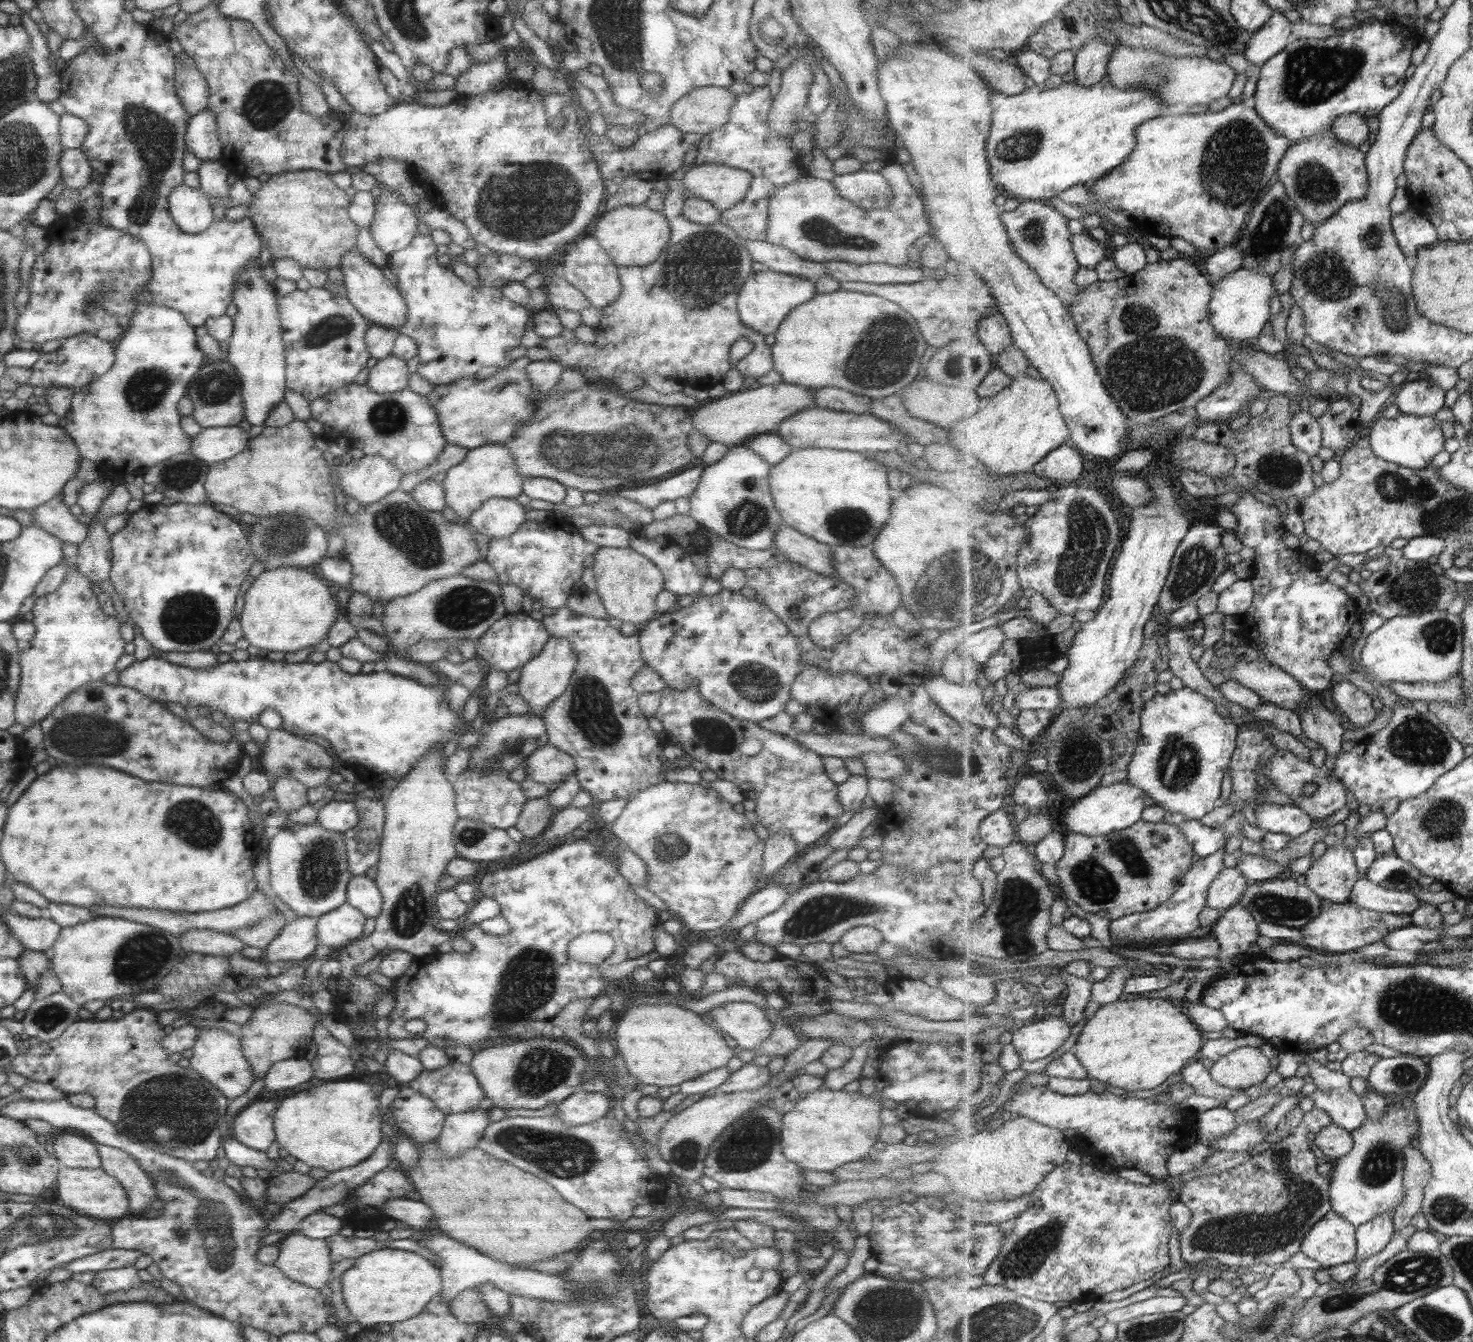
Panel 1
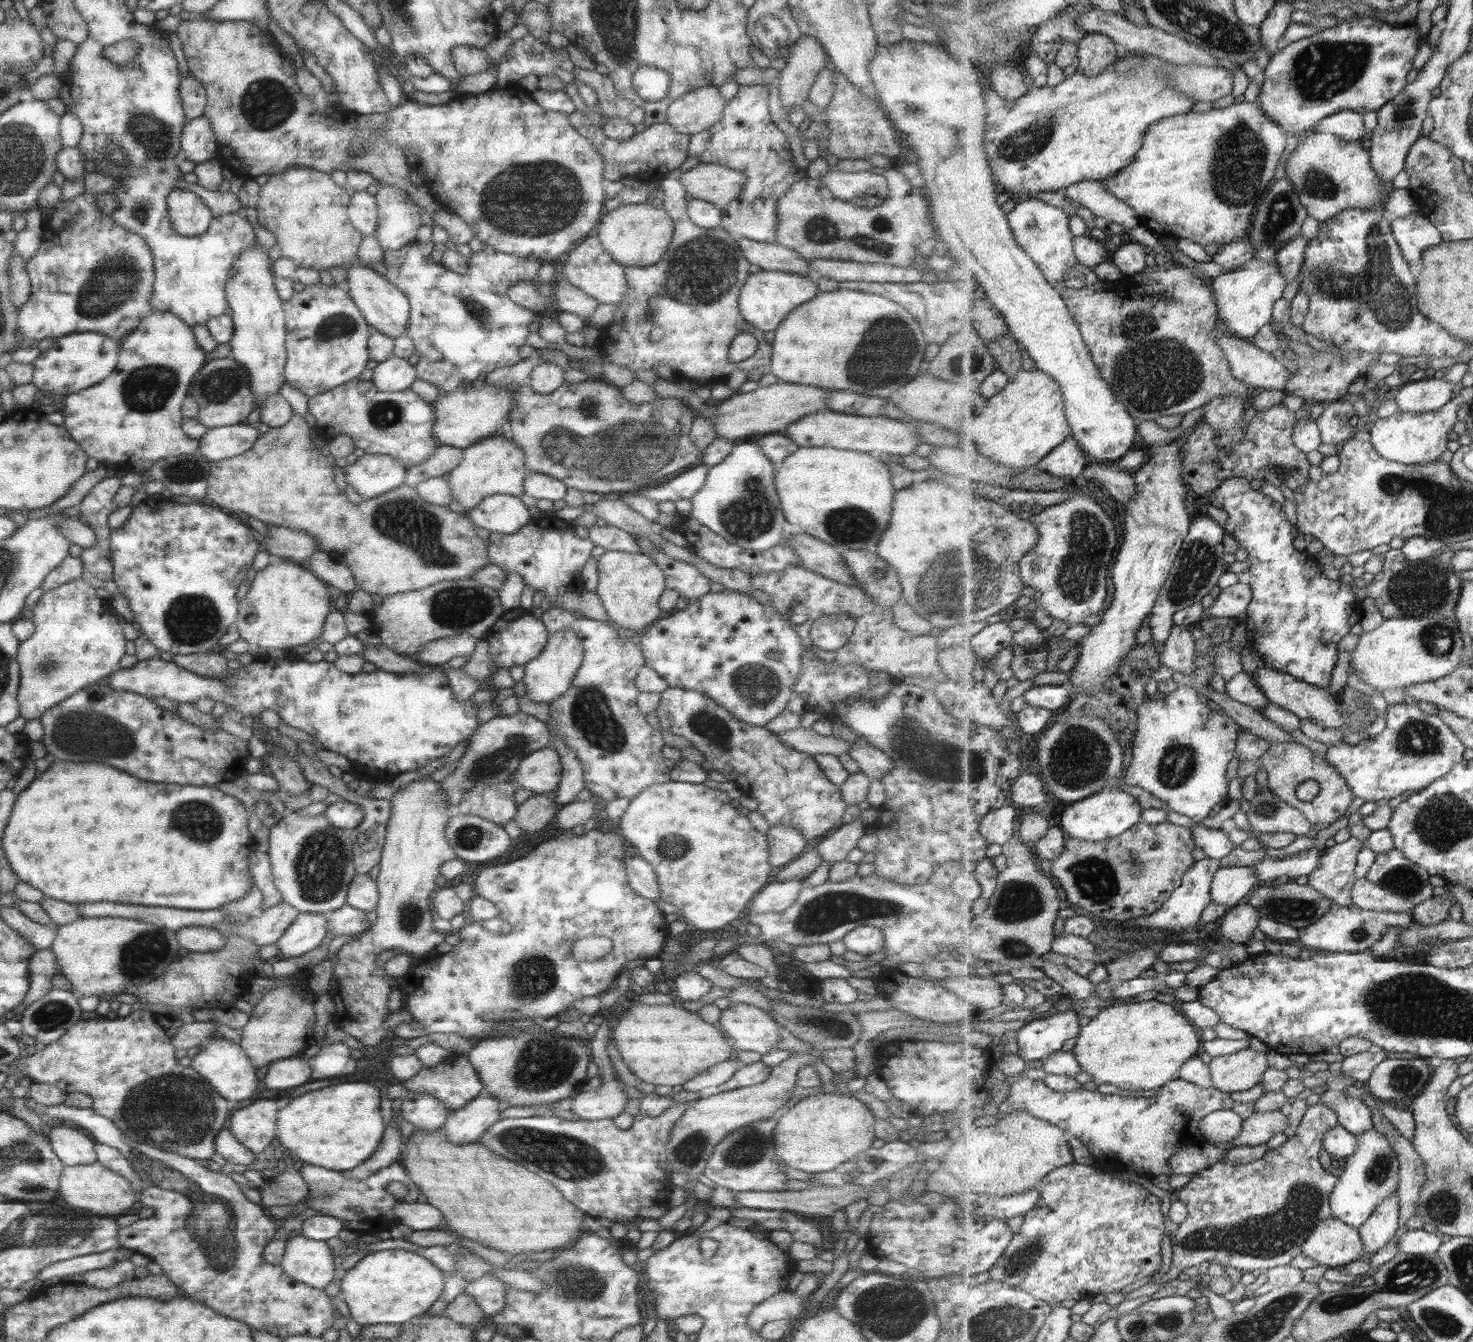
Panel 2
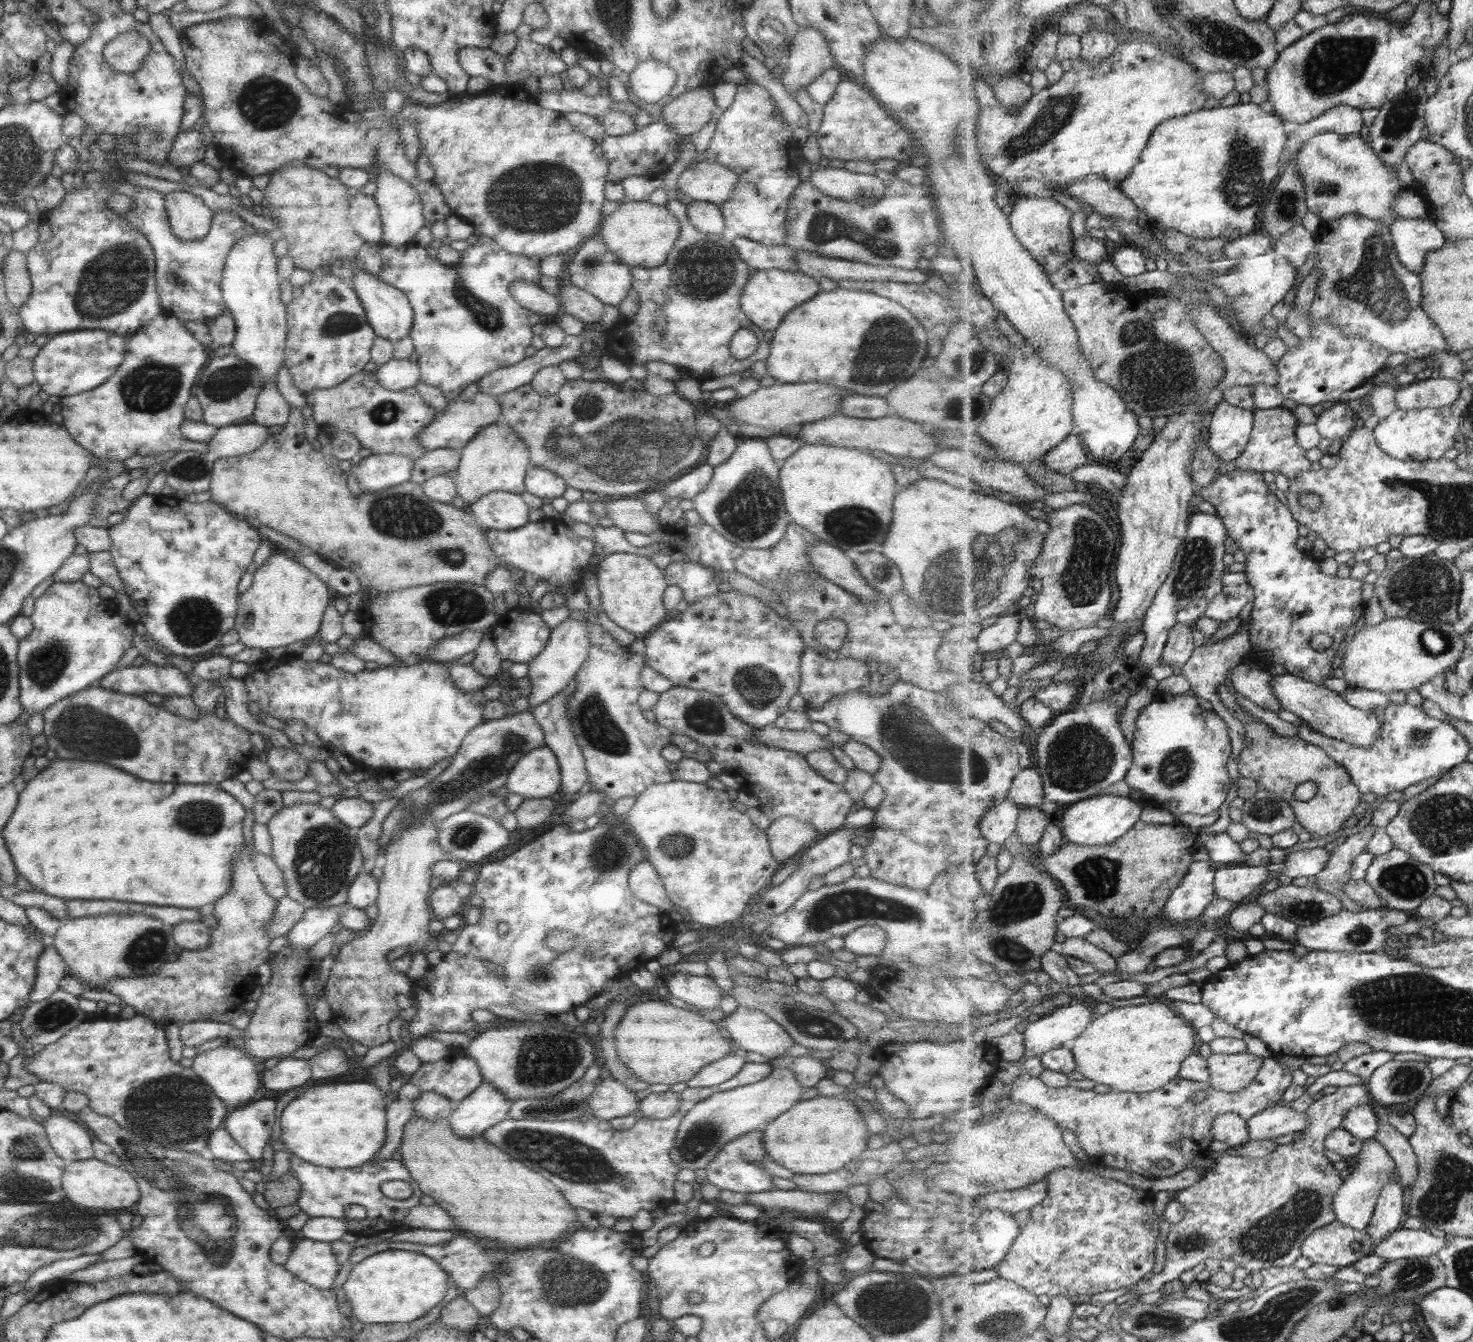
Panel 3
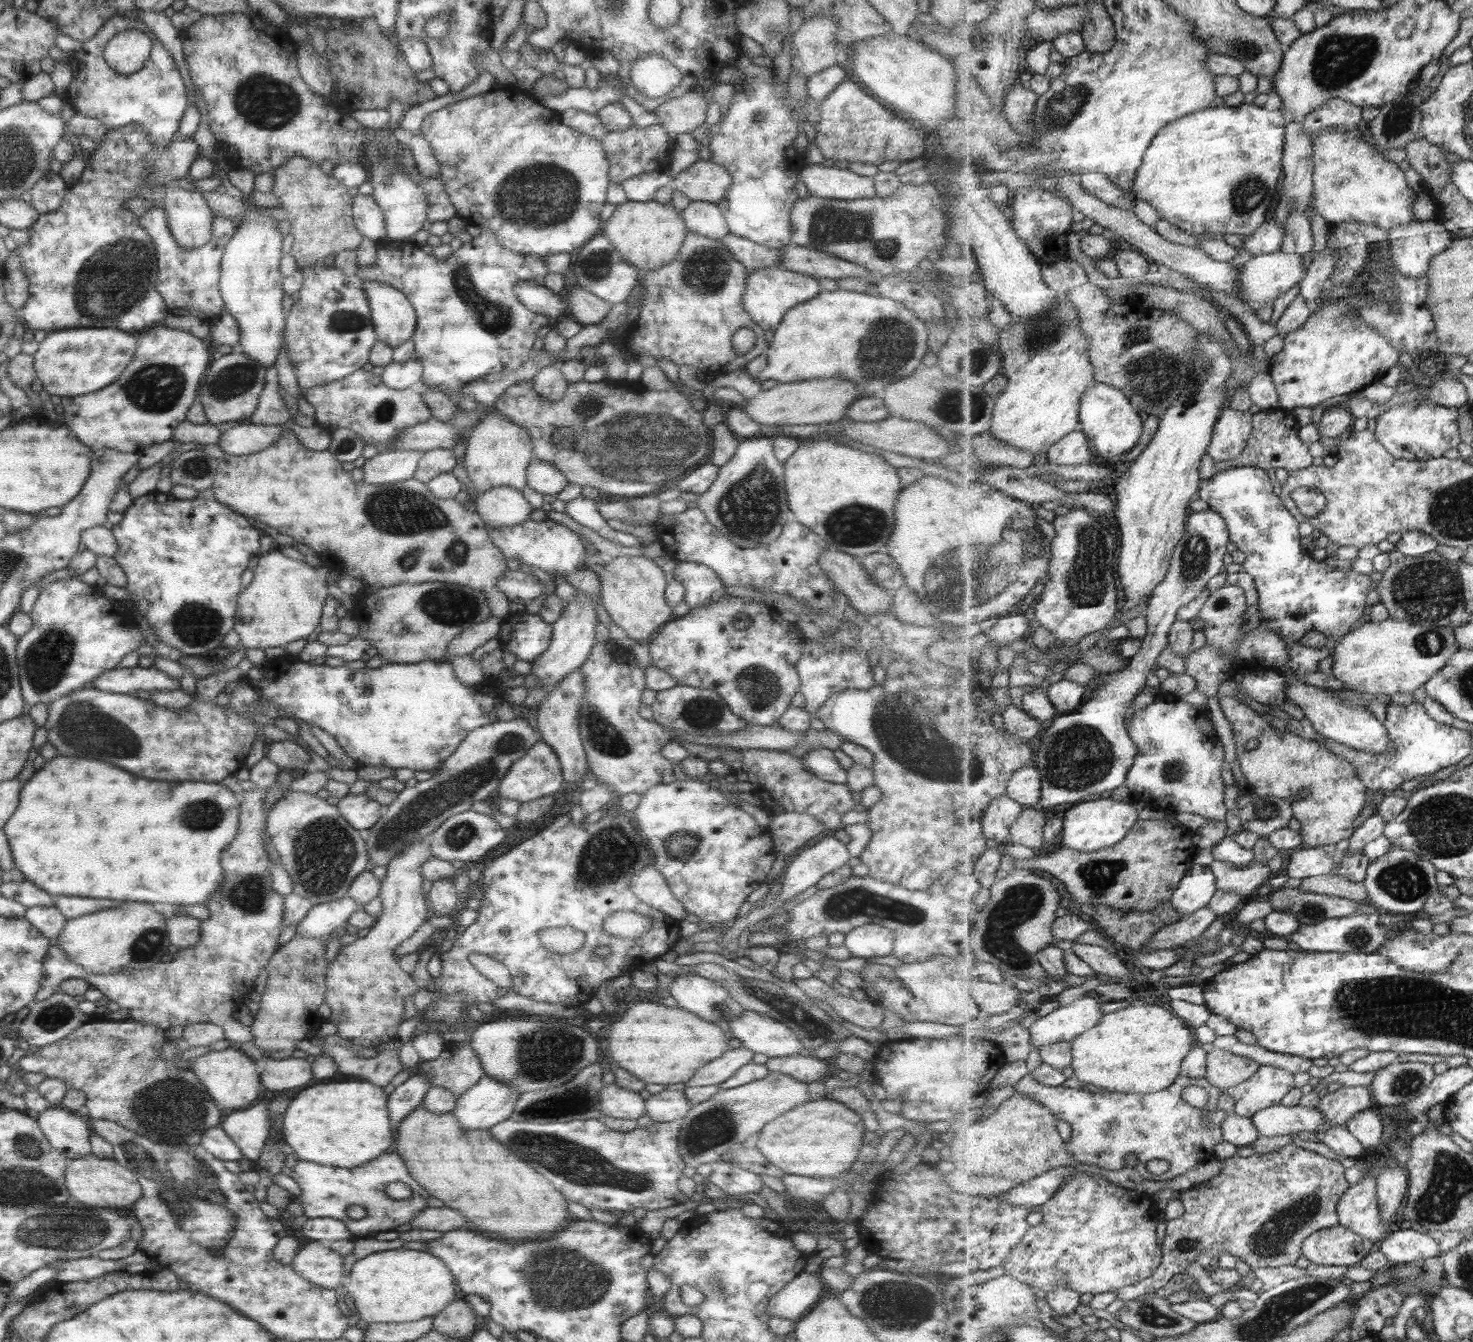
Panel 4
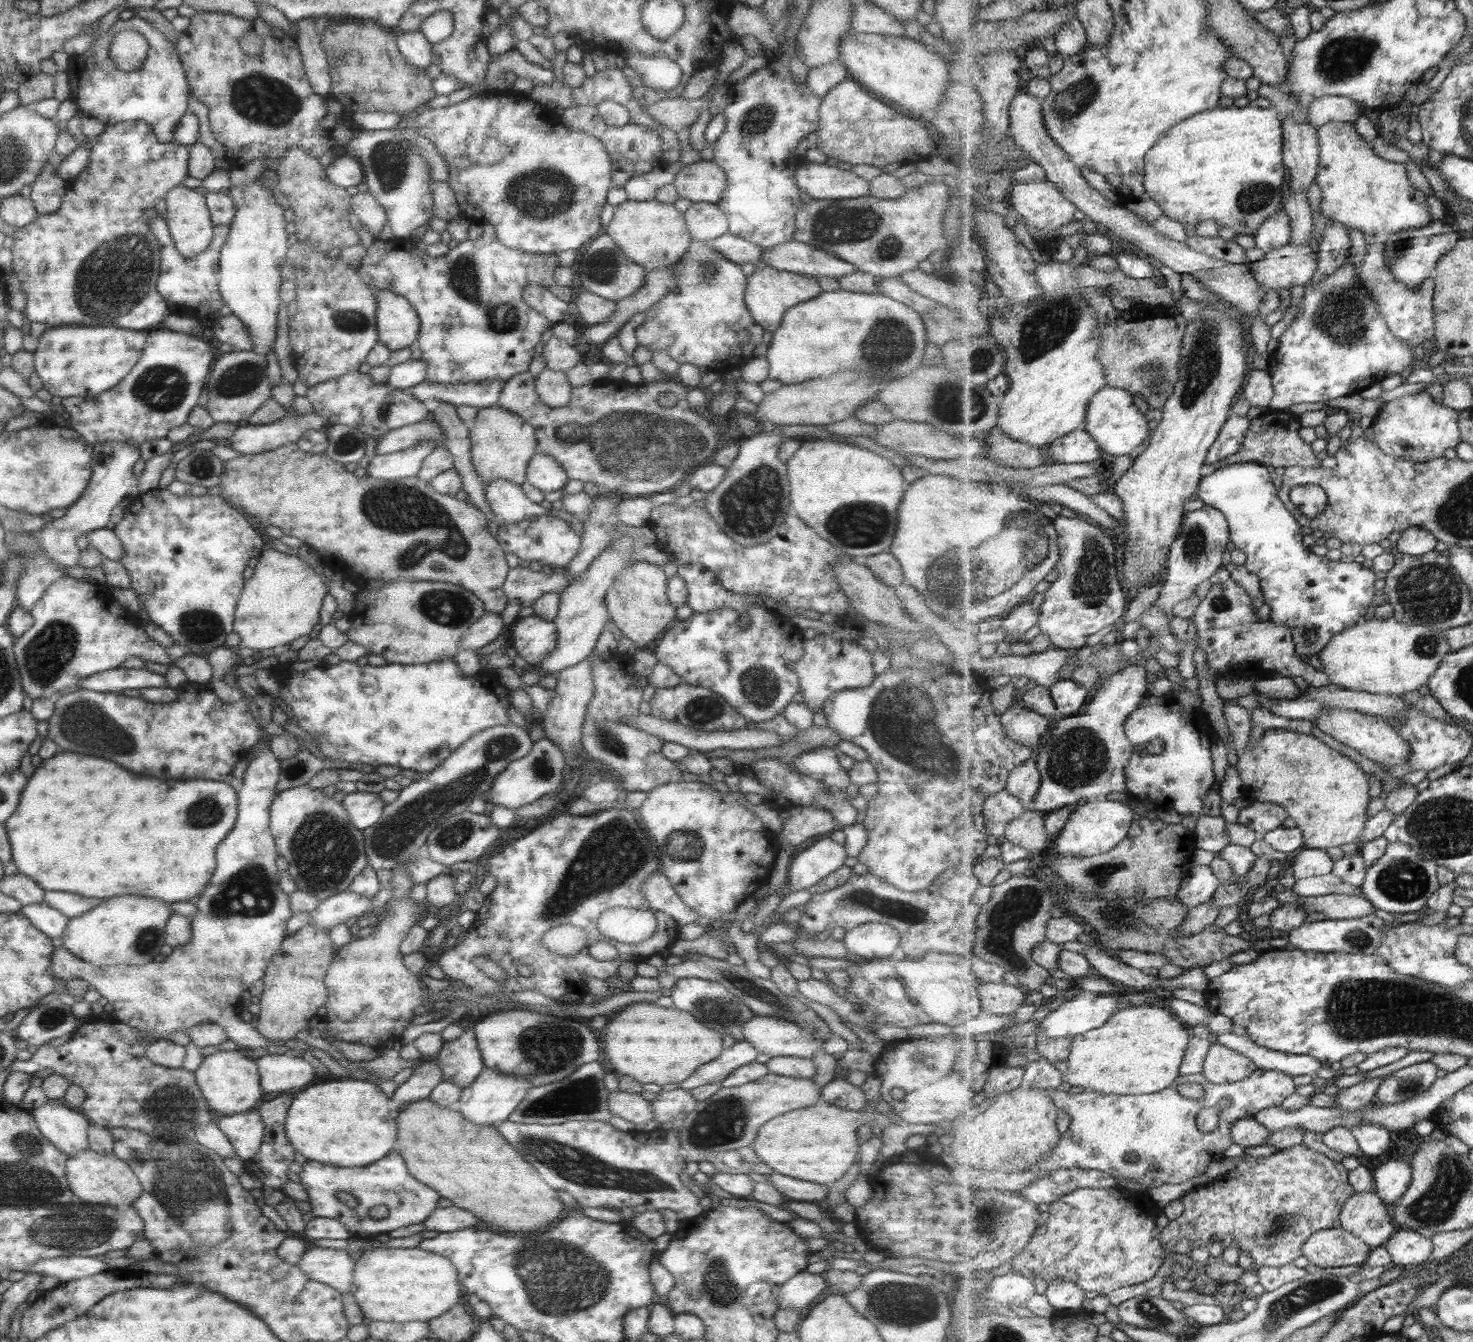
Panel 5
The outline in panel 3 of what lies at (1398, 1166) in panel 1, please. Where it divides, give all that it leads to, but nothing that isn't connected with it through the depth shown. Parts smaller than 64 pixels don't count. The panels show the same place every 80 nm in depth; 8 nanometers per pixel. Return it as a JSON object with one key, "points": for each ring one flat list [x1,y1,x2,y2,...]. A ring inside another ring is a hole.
{"points":[[1367,1140,1361,1153,1356,1156,1352,1173,1347,1178,1343,1178,1344,1183,1339,1183,1340,1189,1334,1198,1336,1219,1351,1228,1369,1231,1382,1190,1386,1188,1388,1182,1396,1178,1398,1178,1398,1168,1395,1159,1387,1152,1387,1148,1377,1140]]}

